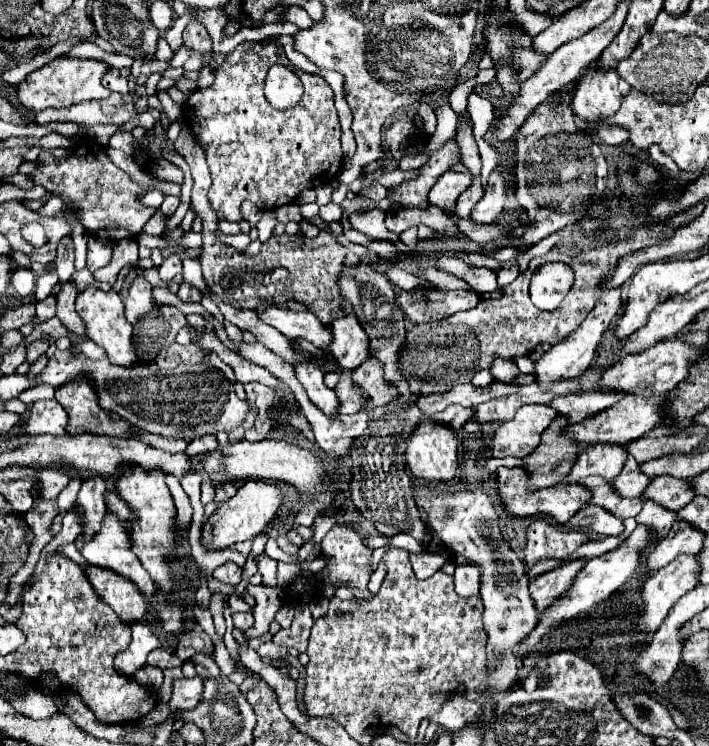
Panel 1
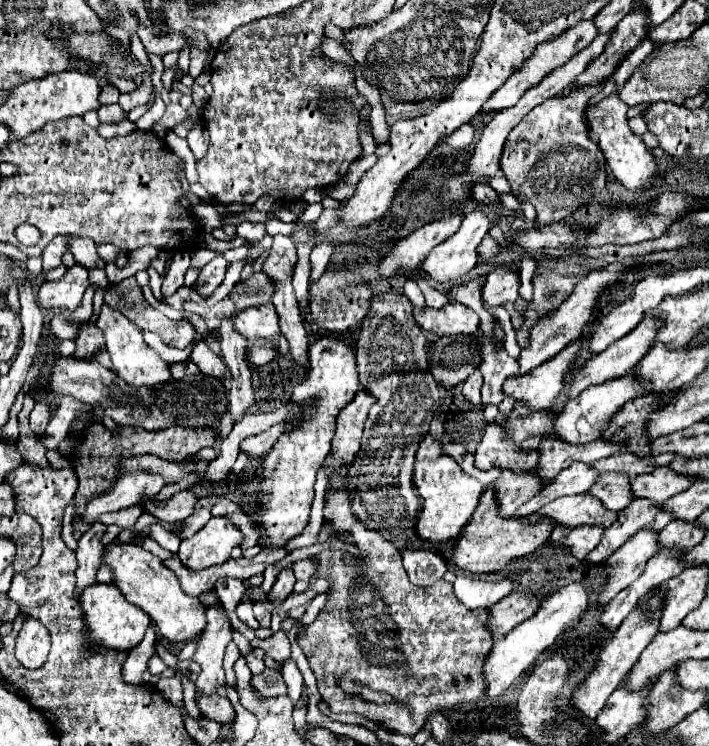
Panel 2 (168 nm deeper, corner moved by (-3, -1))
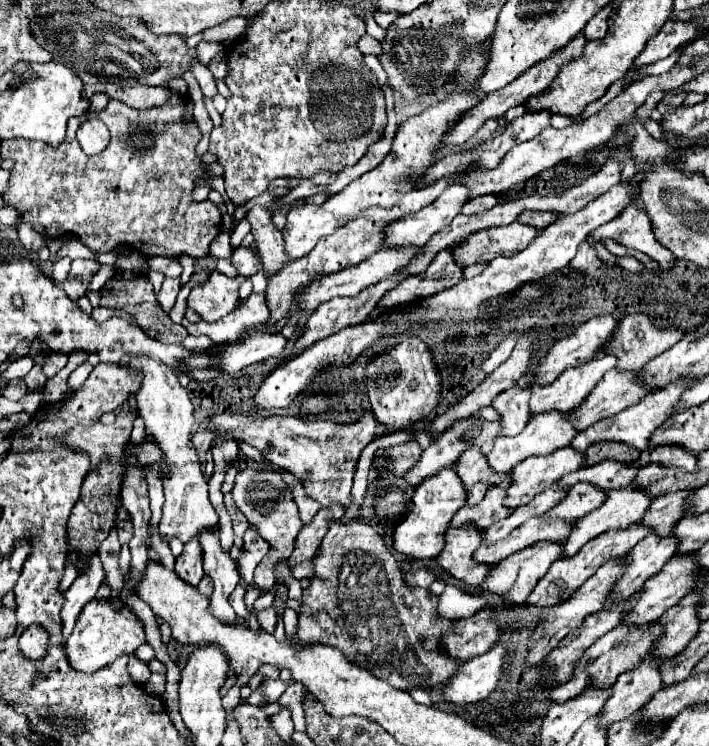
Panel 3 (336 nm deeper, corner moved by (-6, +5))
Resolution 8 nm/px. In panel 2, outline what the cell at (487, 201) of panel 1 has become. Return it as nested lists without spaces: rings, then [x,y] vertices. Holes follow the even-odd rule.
[[[473,209],[465,215],[461,229],[449,237],[445,243],[437,245],[433,253],[419,267],[421,273],[437,279],[439,283],[447,279],[459,279],[467,275],[477,265],[477,245],[489,231],[489,217],[481,209]]]

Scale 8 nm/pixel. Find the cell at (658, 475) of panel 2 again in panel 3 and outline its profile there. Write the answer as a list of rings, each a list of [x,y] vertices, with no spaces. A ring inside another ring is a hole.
[[[632,487],[608,491],[604,503],[602,503],[596,511],[590,511],[588,515],[584,515],[582,519],[578,519],[578,521],[574,523],[570,535],[562,541],[562,545],[564,545],[562,555],[564,555],[564,557],[574,557],[574,555],[582,549],[584,543],[596,539],[598,535],[602,535],[602,533],[606,533],[606,531],[610,531],[610,529],[624,529],[624,527],[628,527],[628,525],[632,525],[632,523],[638,523],[638,521],[642,519],[644,511],[648,509],[648,503],[650,503],[650,501],[652,501],[652,499],[648,499],[648,495],[644,495],[644,491],[634,491]]]

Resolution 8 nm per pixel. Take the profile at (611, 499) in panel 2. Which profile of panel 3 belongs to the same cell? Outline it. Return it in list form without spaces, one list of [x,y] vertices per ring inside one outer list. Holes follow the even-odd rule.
[[[578,483],[566,493],[566,497],[556,507],[552,507],[552,511],[546,513],[546,517],[576,521],[600,507],[600,503],[604,503],[604,491],[586,483]]]

